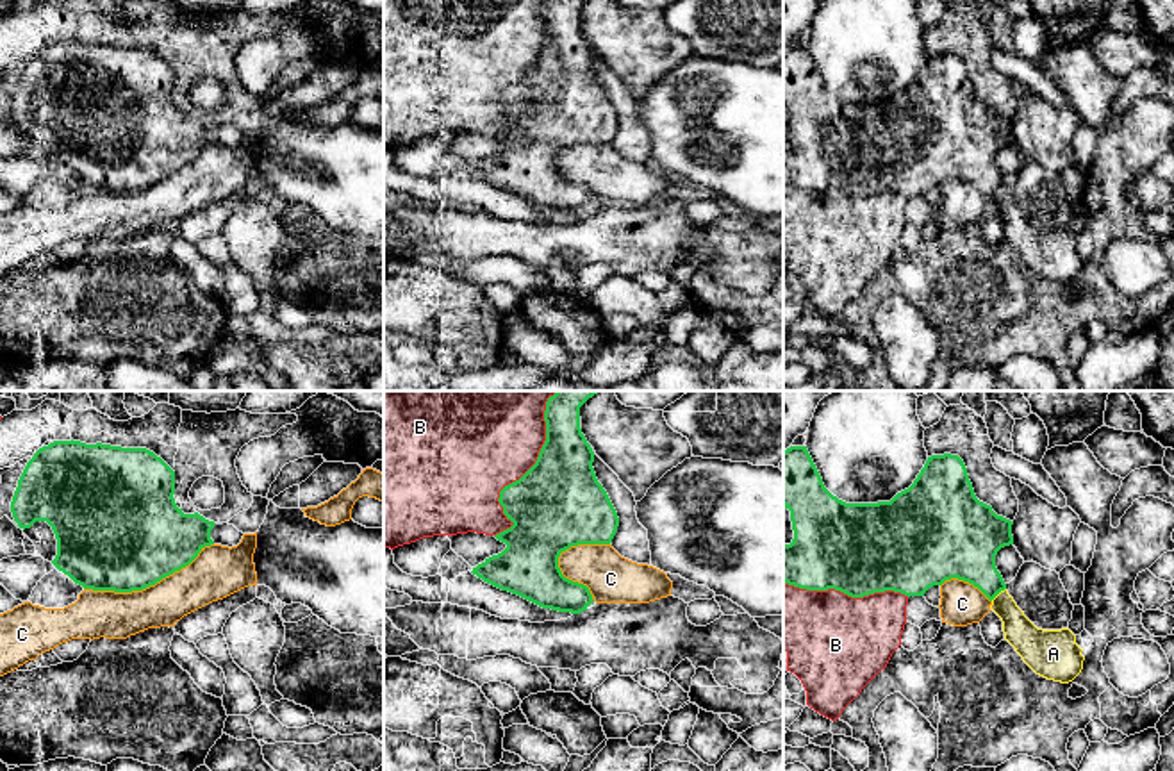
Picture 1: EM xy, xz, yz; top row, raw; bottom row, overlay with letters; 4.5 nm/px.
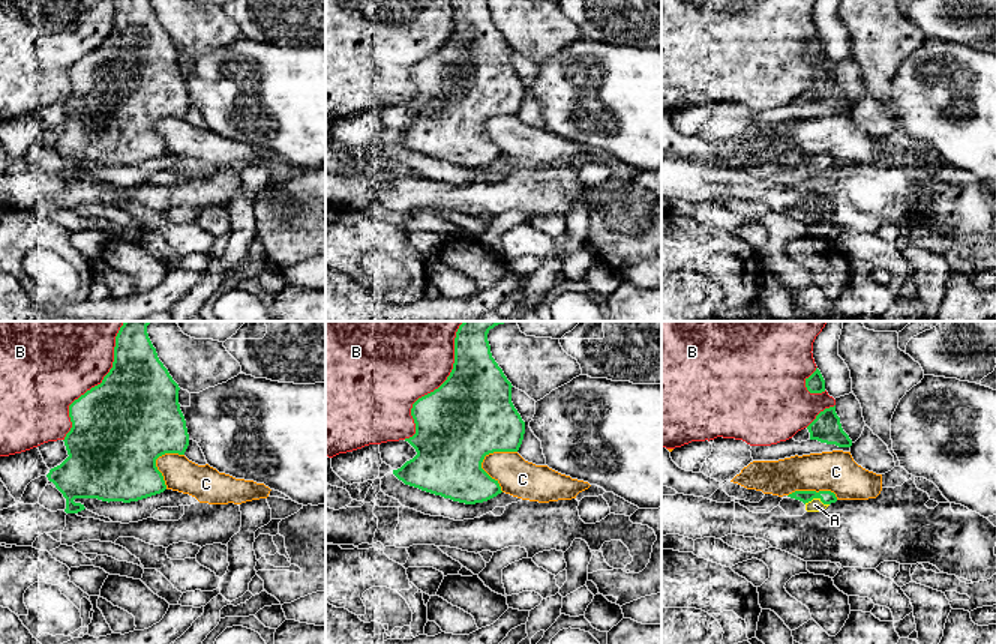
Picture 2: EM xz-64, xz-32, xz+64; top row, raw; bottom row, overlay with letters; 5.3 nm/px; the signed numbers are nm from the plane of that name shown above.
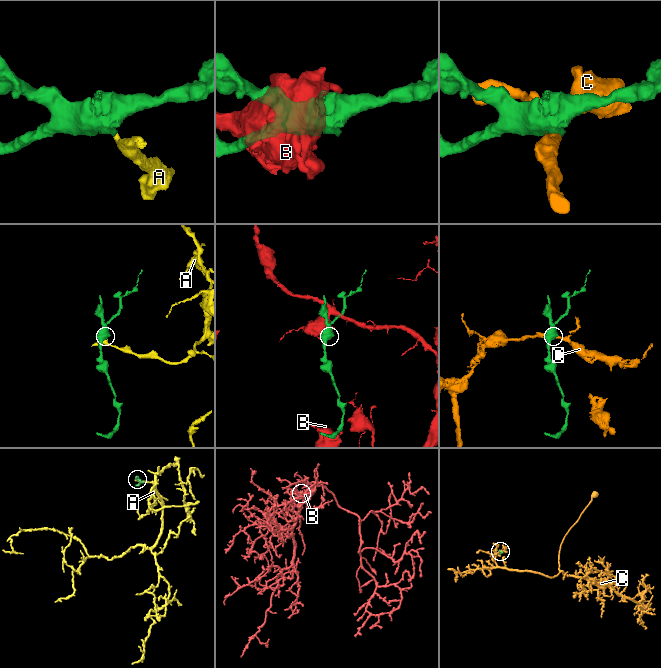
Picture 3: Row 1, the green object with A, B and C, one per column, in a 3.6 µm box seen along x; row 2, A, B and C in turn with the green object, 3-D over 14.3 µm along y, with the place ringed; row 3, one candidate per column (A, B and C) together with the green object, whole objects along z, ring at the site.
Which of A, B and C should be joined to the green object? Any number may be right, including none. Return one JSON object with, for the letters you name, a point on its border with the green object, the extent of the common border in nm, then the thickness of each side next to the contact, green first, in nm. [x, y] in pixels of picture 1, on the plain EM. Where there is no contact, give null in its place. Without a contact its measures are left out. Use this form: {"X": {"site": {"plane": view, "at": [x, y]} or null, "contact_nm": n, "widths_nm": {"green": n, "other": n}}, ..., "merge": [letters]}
{"A": {"site": {"plane": "yz", "at": [998, 193]}, "contact_nm": 90, "widths_nm": {"green": 280, "other": 140}}, "merge": ["A"]}

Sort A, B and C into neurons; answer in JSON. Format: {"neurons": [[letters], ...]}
{"neurons": [["A"], ["B"], ["C"]]}

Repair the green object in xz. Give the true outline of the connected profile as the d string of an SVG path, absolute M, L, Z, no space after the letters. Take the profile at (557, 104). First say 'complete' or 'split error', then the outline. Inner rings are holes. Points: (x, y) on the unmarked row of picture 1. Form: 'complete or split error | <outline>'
complete | M546 2L546 41L535 64L500 91L498 102L514 125L494 137L507 148L471 171L542 209L571 214L594 200L587 186L562 175L560 153L578 145L610 145L619 127L580 29L585 2Z

